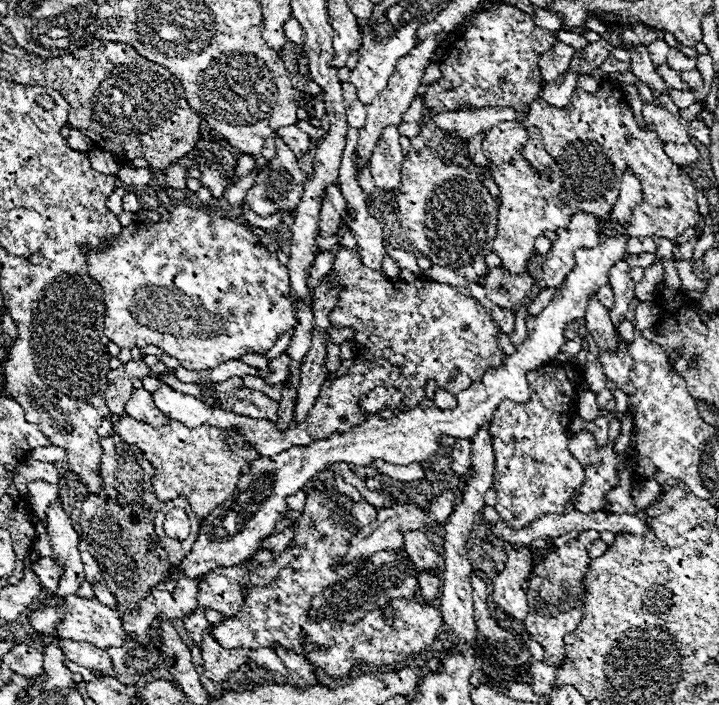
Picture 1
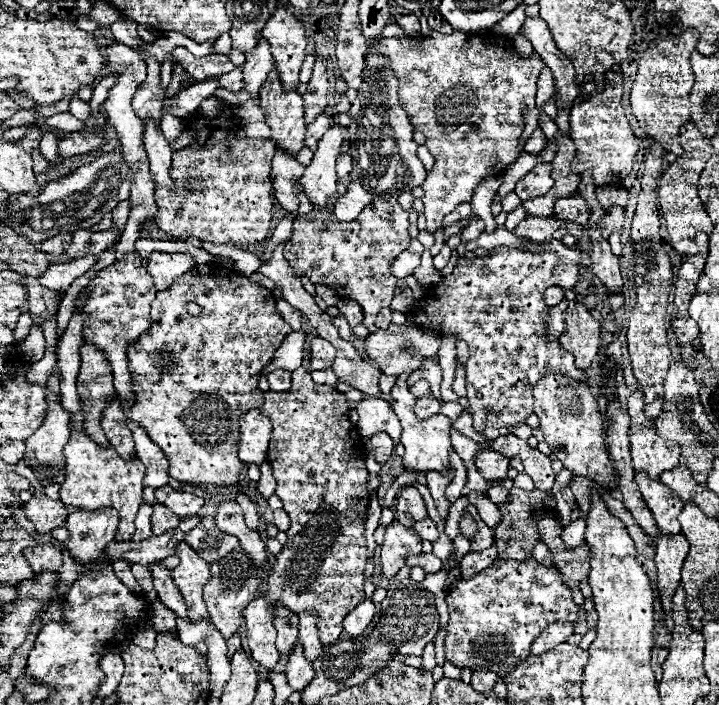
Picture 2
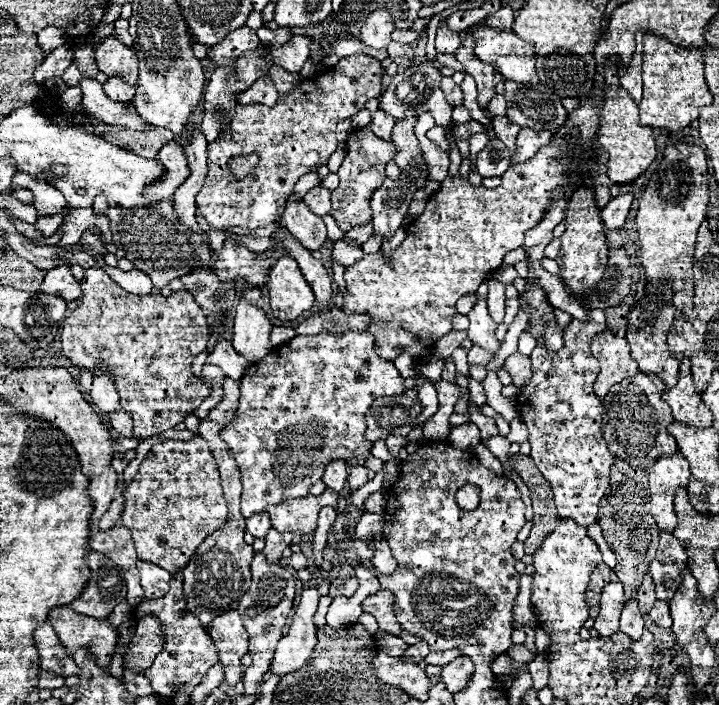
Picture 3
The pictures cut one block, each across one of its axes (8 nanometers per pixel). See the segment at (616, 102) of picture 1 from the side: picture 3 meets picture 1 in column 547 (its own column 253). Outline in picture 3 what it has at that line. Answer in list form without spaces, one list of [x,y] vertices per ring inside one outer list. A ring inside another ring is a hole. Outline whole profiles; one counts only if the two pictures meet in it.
[[[354,54],[340,58],[338,64],[326,72],[302,80],[286,98],[278,98],[274,108],[264,104],[238,104],[228,134],[208,144],[208,174],[196,196],[196,210],[206,224],[216,230],[232,226],[256,230],[276,222],[298,178],[328,164],[338,144],[334,136],[336,122],[352,118],[370,98],[380,96],[382,74],[384,66],[380,60]],[[250,152],[258,152],[258,166],[252,176],[234,180],[228,172],[230,158]]]

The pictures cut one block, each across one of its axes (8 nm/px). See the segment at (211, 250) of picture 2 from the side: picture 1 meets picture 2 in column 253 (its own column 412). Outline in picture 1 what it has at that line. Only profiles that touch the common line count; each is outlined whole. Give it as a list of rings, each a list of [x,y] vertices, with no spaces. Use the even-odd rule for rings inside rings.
[[[384,240],[384,246],[386,246],[388,254],[396,260],[396,264],[398,264],[400,268],[406,268],[406,270],[410,270],[410,272],[416,274],[416,276],[422,272],[422,268],[418,266],[418,258],[416,258],[416,254],[406,252],[406,250],[400,250],[400,248],[392,248],[388,240]]]

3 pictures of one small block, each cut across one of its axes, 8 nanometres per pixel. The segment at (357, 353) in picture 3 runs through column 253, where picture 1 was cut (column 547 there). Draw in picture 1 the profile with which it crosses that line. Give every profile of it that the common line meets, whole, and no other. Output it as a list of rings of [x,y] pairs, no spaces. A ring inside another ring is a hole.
[[[548,362],[538,370],[530,370],[528,382],[532,390],[530,400],[524,404],[502,402],[502,406],[498,406],[498,410],[494,412],[490,426],[494,446],[494,506],[500,512],[502,520],[512,528],[524,528],[544,514],[568,514],[570,510],[574,510],[574,494],[584,480],[584,470],[578,464],[578,460],[574,460],[574,456],[570,454],[566,438],[566,428],[570,420],[576,416],[576,388],[580,382],[578,370],[574,368],[574,364],[562,366],[556,362]]]

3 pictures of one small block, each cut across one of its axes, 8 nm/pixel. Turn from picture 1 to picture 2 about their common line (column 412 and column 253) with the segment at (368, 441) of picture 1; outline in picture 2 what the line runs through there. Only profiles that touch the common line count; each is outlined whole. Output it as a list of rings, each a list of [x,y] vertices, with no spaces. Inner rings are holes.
[[[260,408],[248,410],[240,418],[238,458],[246,464],[262,464],[266,460],[272,426]]]

